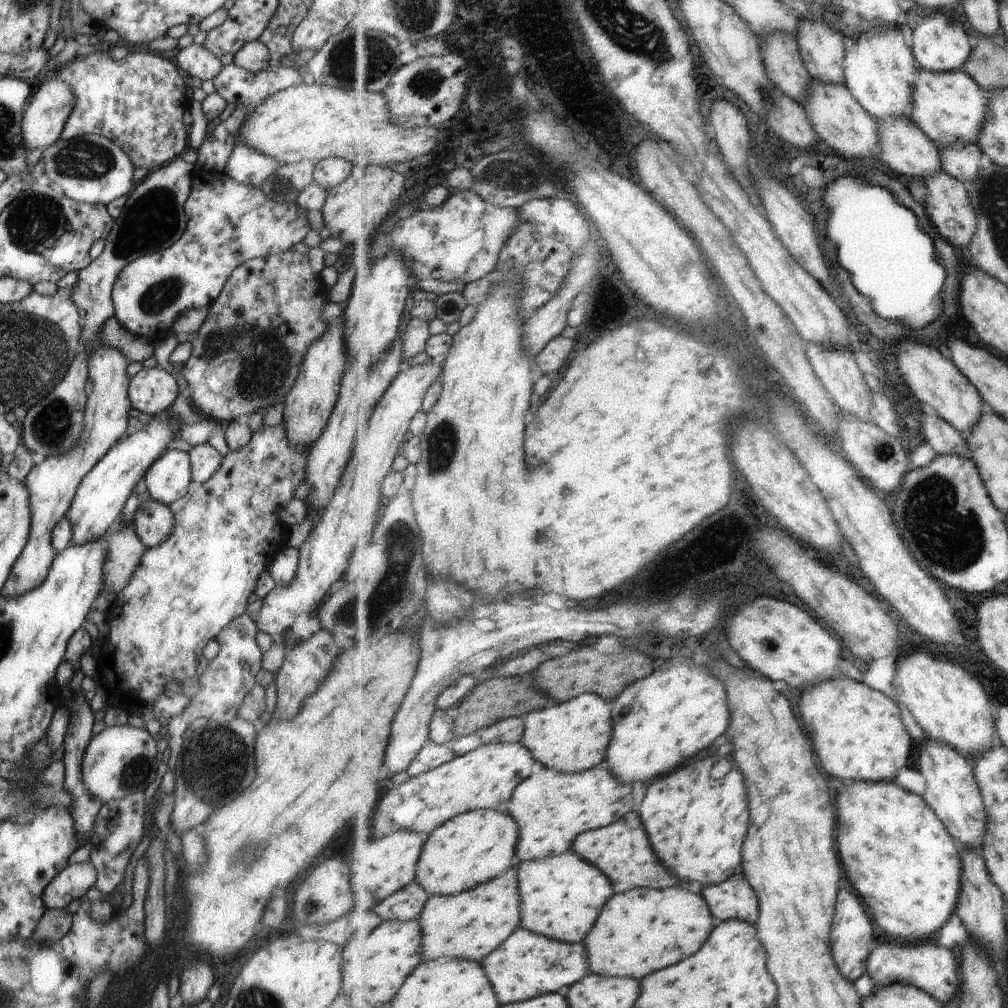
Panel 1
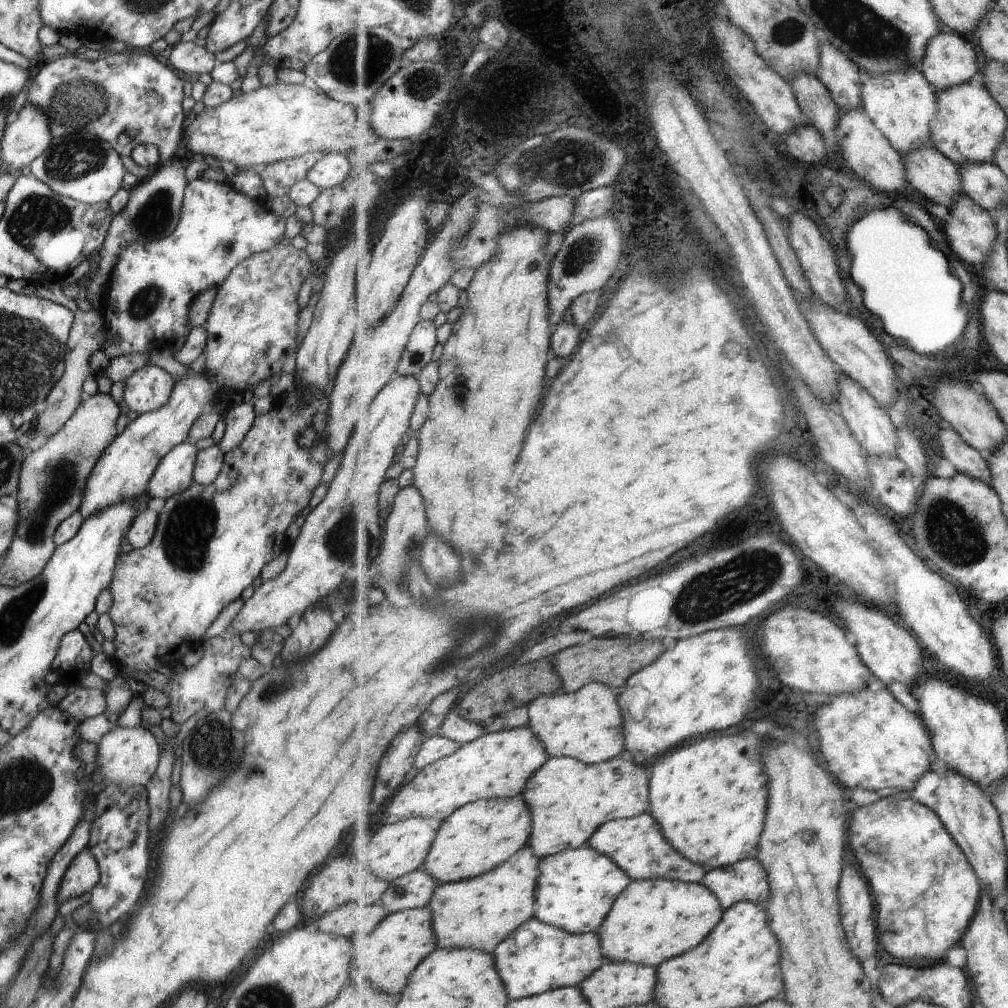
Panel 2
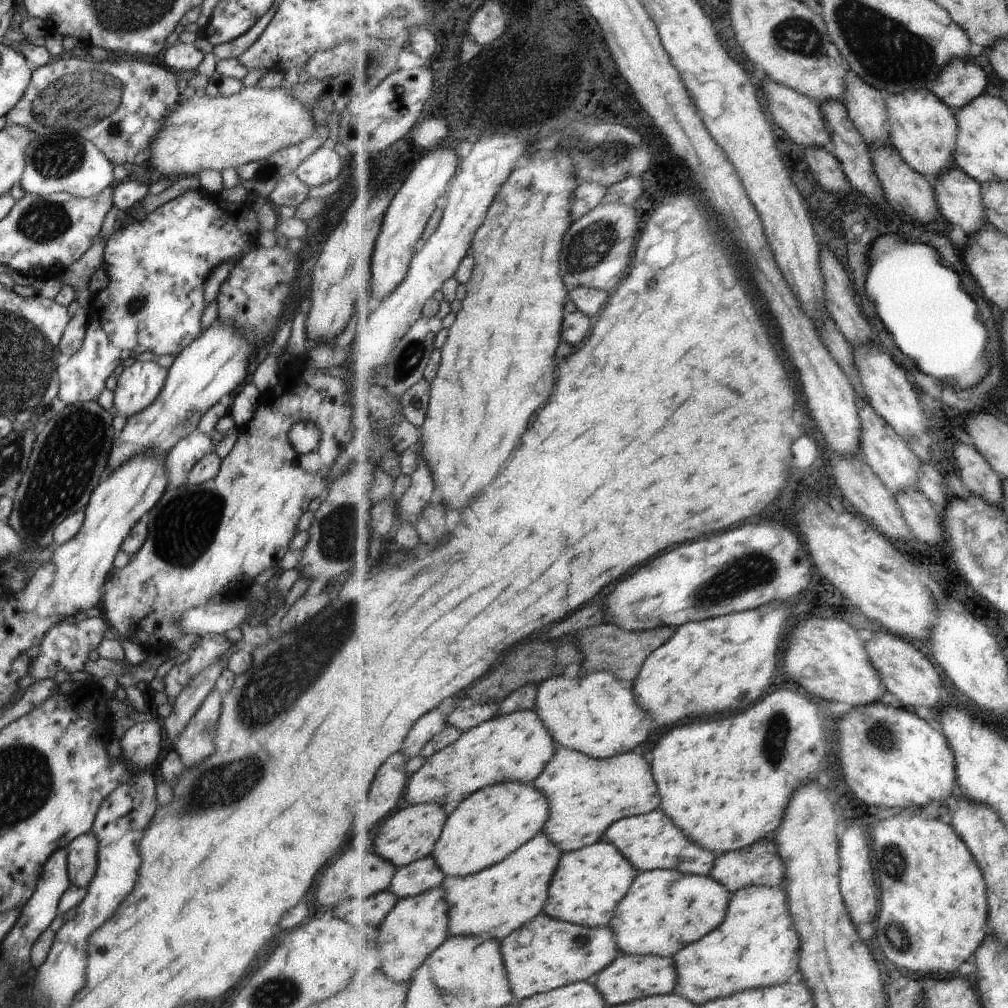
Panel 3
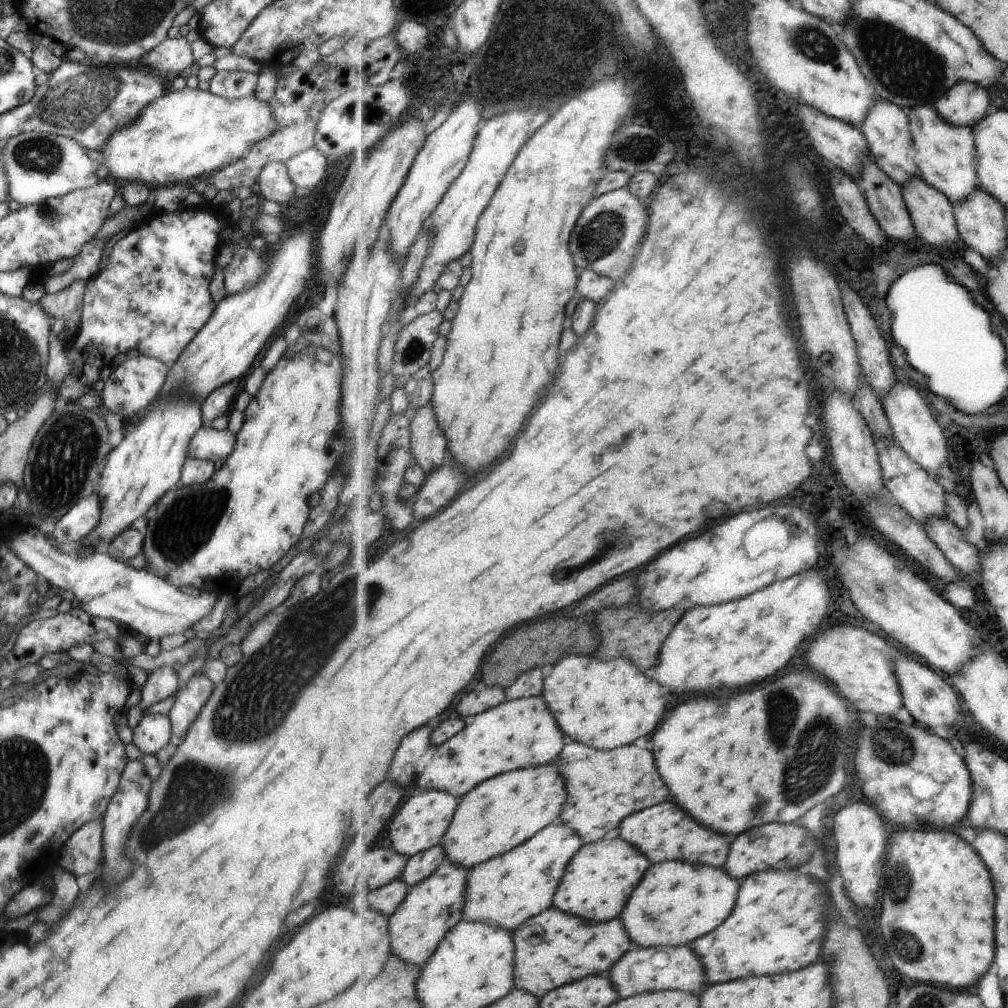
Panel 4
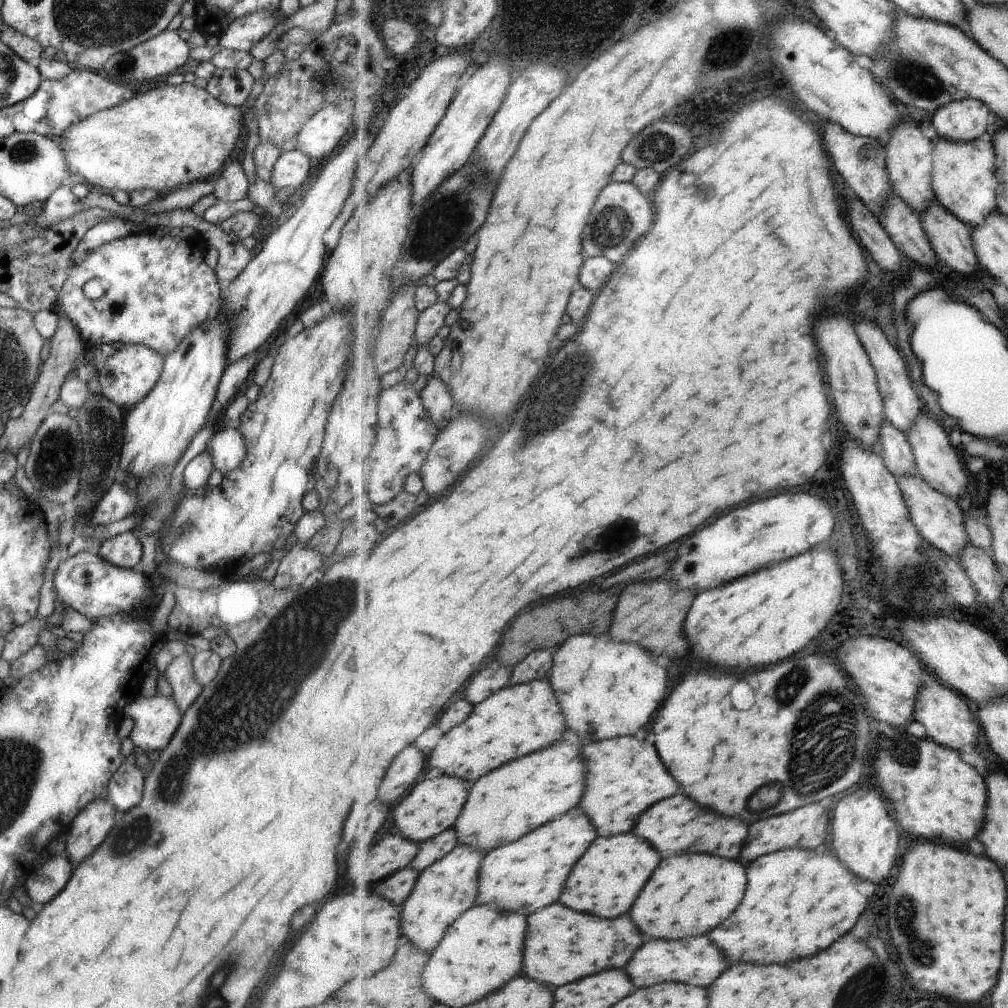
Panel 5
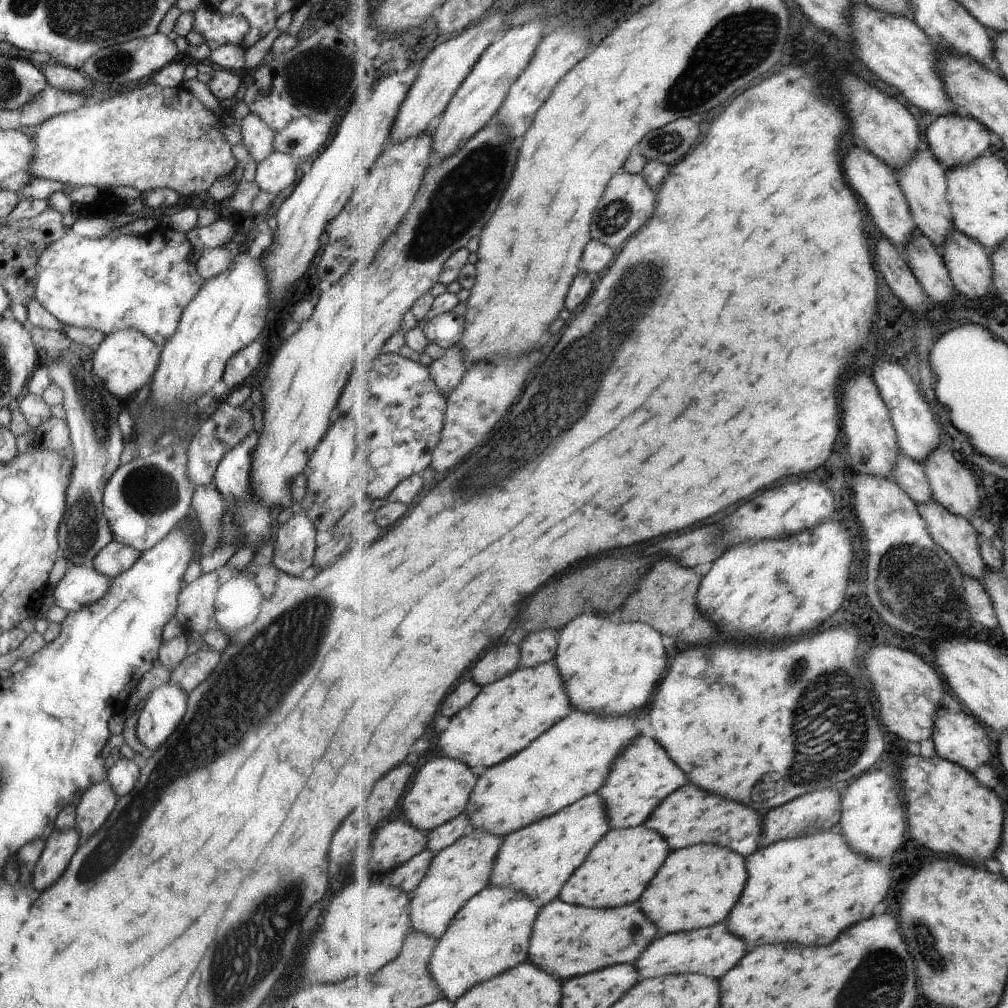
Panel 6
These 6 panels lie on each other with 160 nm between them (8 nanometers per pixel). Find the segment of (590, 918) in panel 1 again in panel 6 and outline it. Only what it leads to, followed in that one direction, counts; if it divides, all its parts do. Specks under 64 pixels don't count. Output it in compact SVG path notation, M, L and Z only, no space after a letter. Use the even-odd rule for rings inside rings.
M647 826L630 830L612 829L591 852L584 866L568 881L561 898L570 904L580 904L591 909L620 908L620 900L622 907L637 904L651 882L657 878L671 852L671 844L659 832Z

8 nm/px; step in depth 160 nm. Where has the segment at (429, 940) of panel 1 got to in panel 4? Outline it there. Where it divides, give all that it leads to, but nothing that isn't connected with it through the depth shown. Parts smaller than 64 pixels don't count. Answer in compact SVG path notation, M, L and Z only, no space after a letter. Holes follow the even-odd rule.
M559 821L516 850L473 868L468 875L463 920L476 923L488 921L515 931L530 918L546 912L554 906L554 896L559 892L564 875L584 845L586 841L572 825Z

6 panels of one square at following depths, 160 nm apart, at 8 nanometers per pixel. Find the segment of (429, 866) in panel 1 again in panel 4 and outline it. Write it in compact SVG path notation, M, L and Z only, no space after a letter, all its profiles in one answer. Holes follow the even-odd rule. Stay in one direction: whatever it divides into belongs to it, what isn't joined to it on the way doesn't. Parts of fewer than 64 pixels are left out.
M559 759L549 765L510 771L487 780L478 788L470 791L470 794L467 794L463 798L463 802L460 803L454 822L444 837L443 845L447 852L448 861L471 871L481 864L516 850L534 838L540 831L560 821L563 812L566 811L570 794L563 774L559 772Z

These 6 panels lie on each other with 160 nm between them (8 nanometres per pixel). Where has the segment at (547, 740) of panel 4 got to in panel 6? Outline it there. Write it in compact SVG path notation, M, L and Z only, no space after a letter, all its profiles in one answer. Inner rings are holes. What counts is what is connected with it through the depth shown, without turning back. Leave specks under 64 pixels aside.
M555 662L544 663L531 669L522 667L509 677L484 687L480 698L452 720L448 732L440 738L438 753L467 762L474 770L482 772L518 756L574 711L575 705L568 694L566 681Z

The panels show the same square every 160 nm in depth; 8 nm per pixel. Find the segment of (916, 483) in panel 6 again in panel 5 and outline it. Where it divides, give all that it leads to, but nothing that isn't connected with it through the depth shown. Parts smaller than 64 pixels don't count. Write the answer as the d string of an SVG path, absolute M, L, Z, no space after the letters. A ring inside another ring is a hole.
M886 420L880 435L880 452L888 468L897 477L922 477L919 472L918 461L909 441L909 436L900 430L892 421Z

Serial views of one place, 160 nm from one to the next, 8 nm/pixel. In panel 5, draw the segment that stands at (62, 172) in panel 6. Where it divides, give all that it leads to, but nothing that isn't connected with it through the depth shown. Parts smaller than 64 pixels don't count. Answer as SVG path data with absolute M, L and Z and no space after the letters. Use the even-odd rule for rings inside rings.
M184 81L179 85L160 84L160 86L154 86L152 90L147 92L136 93L132 99L127 100L121 105L101 110L99 113L94 113L79 123L70 125L70 128L67 128L60 136L63 137L63 140L66 140L66 146L61 146L61 149L65 152L70 174L82 175L85 178L85 182L93 184L94 188L102 188L109 193L117 190L126 190L128 193L131 193L136 189L152 189L162 194L166 190L166 194L168 194L168 192L175 191L182 186L210 179L218 174L230 160L231 154L234 152L234 146L236 146L238 138L240 138L240 128L243 126L242 116L244 112L245 110L242 107L223 103L215 96L212 96L205 88L196 87L194 83Z

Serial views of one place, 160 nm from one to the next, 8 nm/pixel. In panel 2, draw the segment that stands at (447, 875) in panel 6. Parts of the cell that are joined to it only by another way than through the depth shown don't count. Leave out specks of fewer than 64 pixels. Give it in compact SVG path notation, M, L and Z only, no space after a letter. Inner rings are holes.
M428 907L390 915L382 924L369 936L372 944L360 944L354 946L352 942L352 952L354 958L351 960L349 976L354 984L366 985L368 982L374 988L380 988L380 993L388 995L402 995L405 988L411 982L411 976L416 969L429 956L438 949L437 932L435 931L434 912ZM376 942L376 944L374 944ZM364 950L364 952L360 952ZM376 982L376 984L374 984Z

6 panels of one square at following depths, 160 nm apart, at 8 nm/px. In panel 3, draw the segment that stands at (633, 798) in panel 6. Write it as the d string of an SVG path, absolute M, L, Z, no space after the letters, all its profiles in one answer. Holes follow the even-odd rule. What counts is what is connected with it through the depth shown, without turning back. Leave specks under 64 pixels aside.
M560 747L543 775L534 782L551 802L551 818L543 832L569 853L604 840L607 830L618 820L657 811L662 796L652 768L652 762L636 752L596 760L574 749Z

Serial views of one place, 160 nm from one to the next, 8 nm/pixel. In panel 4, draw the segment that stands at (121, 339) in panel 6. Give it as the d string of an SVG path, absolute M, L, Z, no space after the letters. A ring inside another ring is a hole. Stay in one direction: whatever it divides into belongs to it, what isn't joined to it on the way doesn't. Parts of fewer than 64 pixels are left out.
M143 354L119 358L112 364L113 371L109 379L100 384L102 408L120 414L125 421L144 412L158 398L162 385L167 381L169 367L165 362Z

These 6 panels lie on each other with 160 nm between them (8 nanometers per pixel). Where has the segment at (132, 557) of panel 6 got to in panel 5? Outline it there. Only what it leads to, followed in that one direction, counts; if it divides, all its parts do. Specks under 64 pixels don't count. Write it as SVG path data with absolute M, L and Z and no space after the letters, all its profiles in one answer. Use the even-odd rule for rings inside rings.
M128 531L104 540L97 552L116 566L134 569L140 565L142 544L132 531Z

